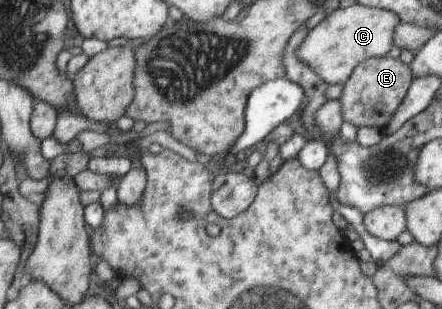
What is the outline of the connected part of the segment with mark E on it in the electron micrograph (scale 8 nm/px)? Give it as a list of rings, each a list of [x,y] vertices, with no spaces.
[[[397,54],[383,58],[368,58],[365,62],[361,62],[343,85],[340,98],[343,120],[351,122],[357,128],[373,126],[383,131],[391,120],[391,114],[403,102],[403,96],[407,94],[414,77],[410,66],[405,65]]]

